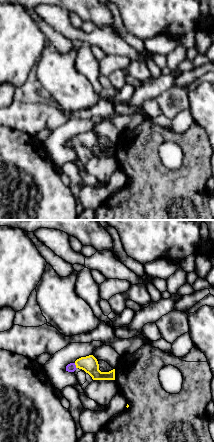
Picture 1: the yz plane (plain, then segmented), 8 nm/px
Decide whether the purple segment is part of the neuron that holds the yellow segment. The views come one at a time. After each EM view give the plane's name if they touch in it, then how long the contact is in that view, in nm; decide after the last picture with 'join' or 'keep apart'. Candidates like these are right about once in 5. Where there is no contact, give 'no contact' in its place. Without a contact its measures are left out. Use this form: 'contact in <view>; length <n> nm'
contact in yz; length 50 nm

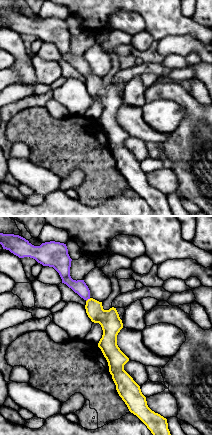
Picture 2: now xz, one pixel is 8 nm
contact in xz; length 50 nm

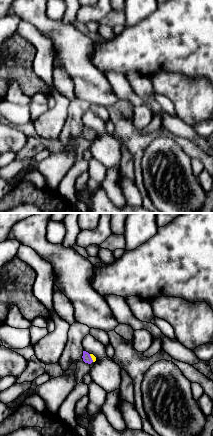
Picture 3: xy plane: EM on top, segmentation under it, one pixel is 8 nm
contact in xy; length 70 nm

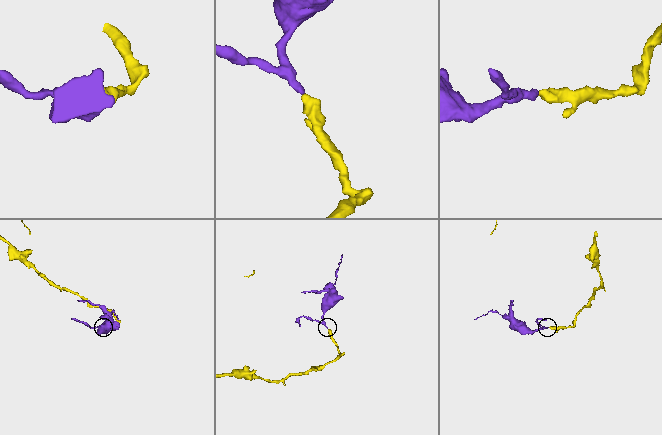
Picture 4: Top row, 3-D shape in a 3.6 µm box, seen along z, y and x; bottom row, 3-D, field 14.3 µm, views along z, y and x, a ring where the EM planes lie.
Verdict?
join

